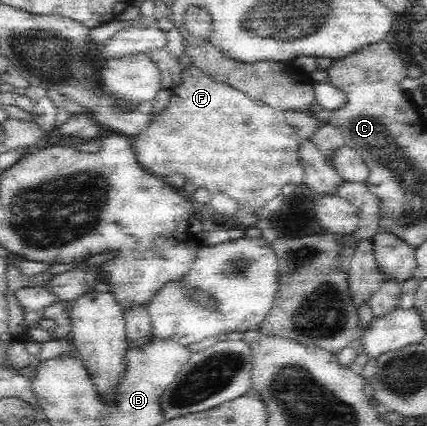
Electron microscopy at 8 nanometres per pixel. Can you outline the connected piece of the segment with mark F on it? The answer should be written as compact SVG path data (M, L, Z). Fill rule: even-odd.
M183 61L180 84L170 90L170 102L166 109L160 114L154 115L152 122L148 125L148 128L132 139L134 151L136 151L139 164L141 164L144 169L168 181L172 174L182 174L185 181L188 180L188 182L190 182L191 180L196 189L203 187L208 190L212 196L214 196L214 194L218 194L218 192L226 192L228 196L232 196L232 198L236 200L239 207L249 208L255 213L261 208L264 208L264 206L266 206L272 198L276 198L276 196L282 192L282 187L285 184L299 185L300 183L303 183L305 174L299 155L301 138L298 134L296 134L294 127L290 126L290 123L286 122L286 119L284 119L284 113L282 113L281 110L268 106L263 102L256 102L251 98L248 98L247 94L244 94L241 90L236 90L236 88L230 86L229 84L216 82L212 77L204 74L204 71L201 71L198 67L190 64L188 61Z

